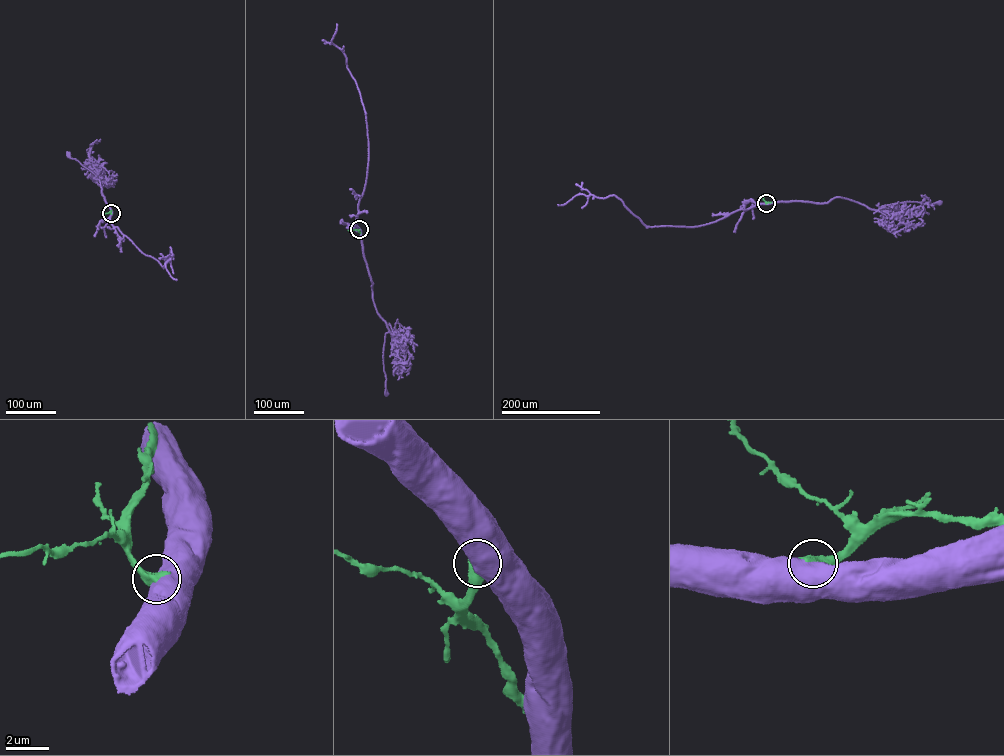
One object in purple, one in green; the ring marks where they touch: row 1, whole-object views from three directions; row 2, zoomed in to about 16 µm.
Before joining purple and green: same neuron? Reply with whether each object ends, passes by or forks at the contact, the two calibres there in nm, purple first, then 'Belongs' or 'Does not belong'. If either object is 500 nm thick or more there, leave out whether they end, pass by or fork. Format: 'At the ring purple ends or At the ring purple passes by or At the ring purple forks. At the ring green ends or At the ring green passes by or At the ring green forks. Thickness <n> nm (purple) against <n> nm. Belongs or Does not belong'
Thickness 700 nm (purple) against 550 nm. Does not belong

